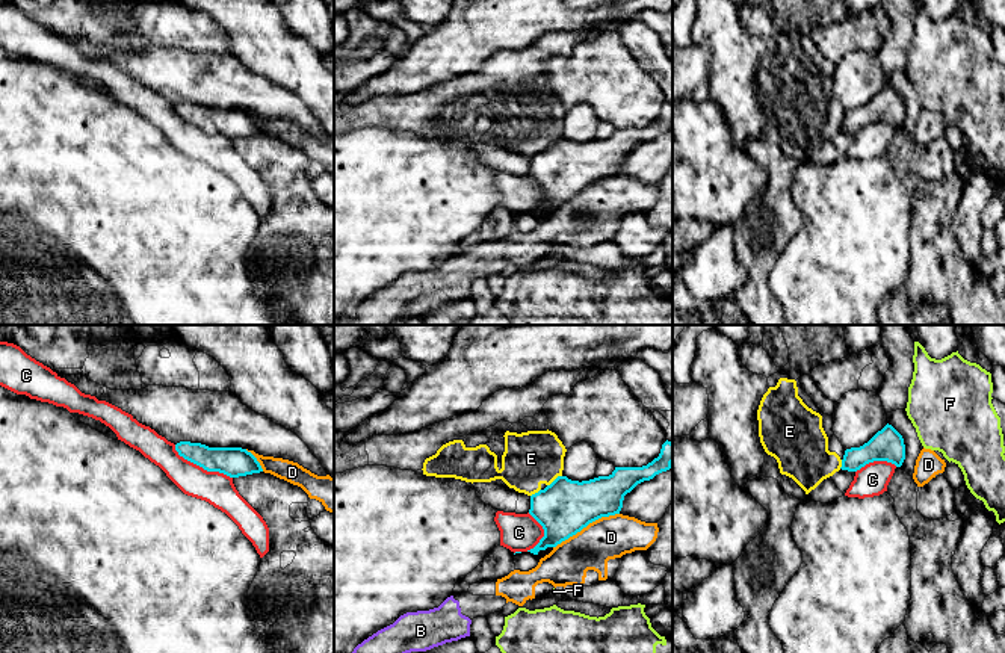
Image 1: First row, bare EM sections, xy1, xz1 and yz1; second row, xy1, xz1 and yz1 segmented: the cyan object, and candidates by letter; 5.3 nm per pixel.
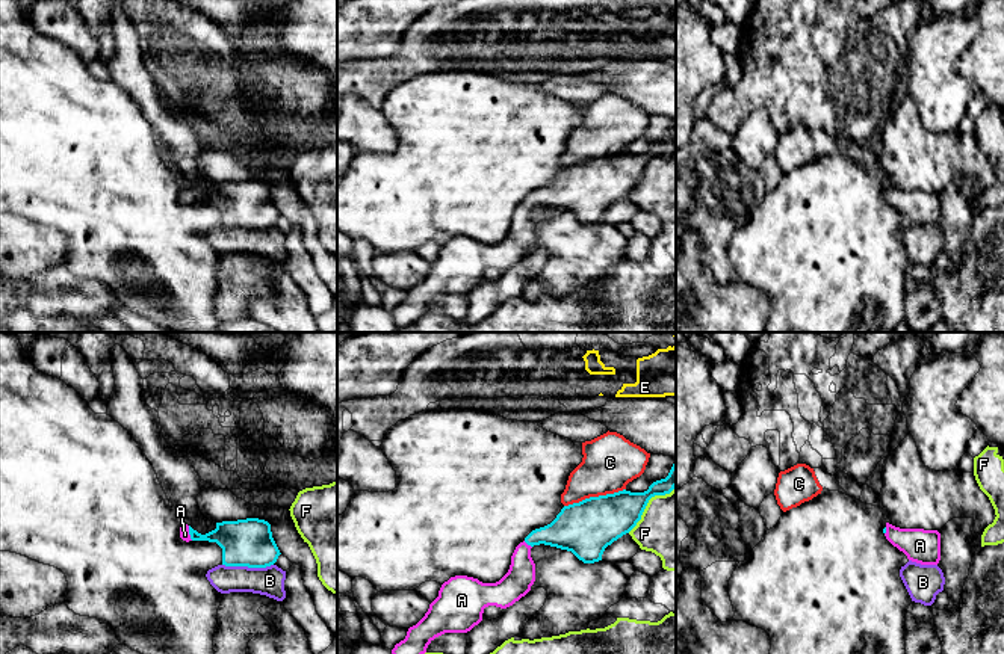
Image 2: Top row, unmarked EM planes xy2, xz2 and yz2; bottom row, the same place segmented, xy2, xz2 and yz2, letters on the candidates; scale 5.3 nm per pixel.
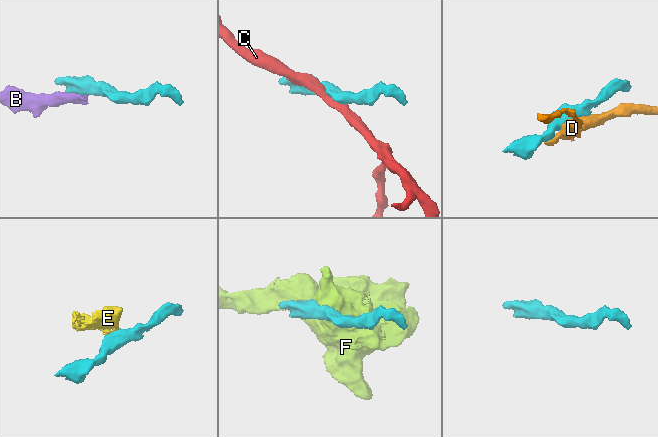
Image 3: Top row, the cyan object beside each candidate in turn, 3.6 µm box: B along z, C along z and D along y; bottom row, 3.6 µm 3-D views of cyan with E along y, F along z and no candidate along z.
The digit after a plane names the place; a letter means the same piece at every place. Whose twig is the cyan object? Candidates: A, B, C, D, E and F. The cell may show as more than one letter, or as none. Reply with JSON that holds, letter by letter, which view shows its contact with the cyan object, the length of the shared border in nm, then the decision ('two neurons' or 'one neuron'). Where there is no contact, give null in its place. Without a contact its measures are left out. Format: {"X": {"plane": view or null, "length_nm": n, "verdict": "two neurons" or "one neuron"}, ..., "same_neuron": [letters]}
{"A": {"plane": "xy2", "length_nm": 80, "verdict": "one neuron"}, "B": {"plane": "xy2", "length_nm": 280, "verdict": "two neurons"}, "C": {"plane": "xy1", "length_nm": 360, "verdict": "two neurons"}, "D": {"plane": "xz1", "length_nm": 400, "verdict": "two neurons"}, "E": {"plane": "xz1", "length_nm": 100, "verdict": "two neurons"}, "F": {"plane": "xz2", "length_nm": 360, "verdict": "two neurons"}, "same_neuron": ["A"]}

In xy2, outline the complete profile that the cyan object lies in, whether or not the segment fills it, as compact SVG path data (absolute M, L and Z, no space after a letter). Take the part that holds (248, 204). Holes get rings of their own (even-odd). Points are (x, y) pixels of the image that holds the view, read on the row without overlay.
M259 180L216 184L216 190L201 196L186 184L180 199L189 202L216 204L222 210L222 227L266 230L281 216L271 193L271 186Z

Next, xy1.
M180 103L175 112L204 132L219 133L230 139L263 133L257 119L242 109L209 109L201 104Z

